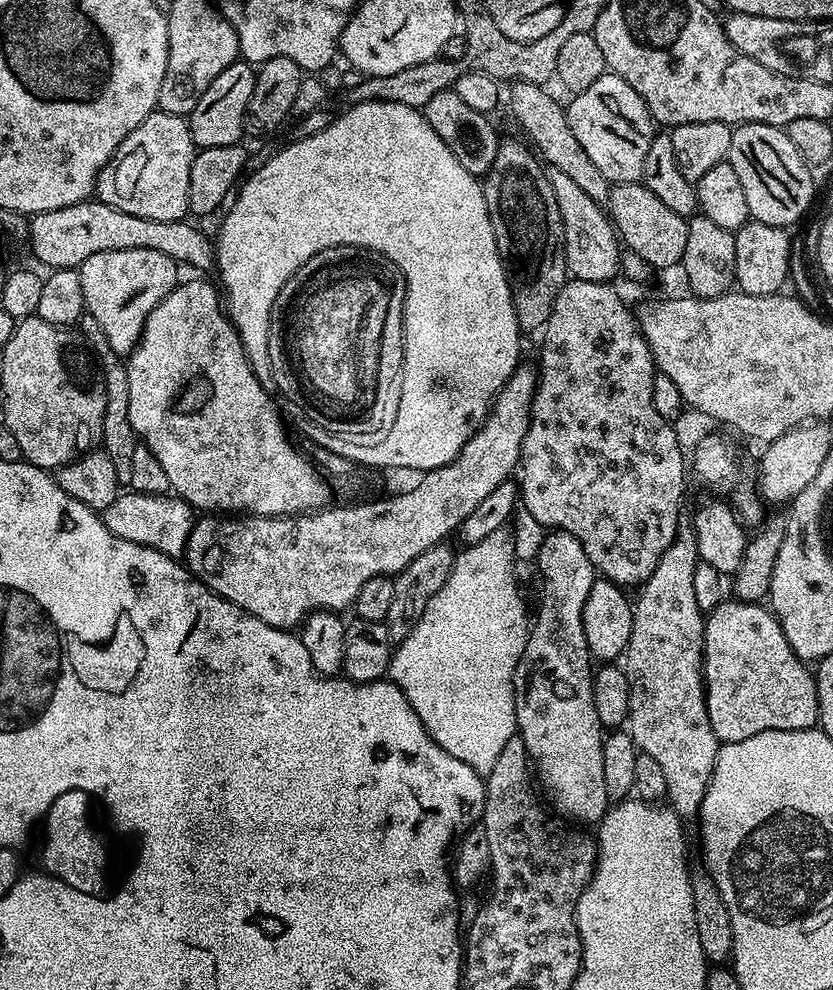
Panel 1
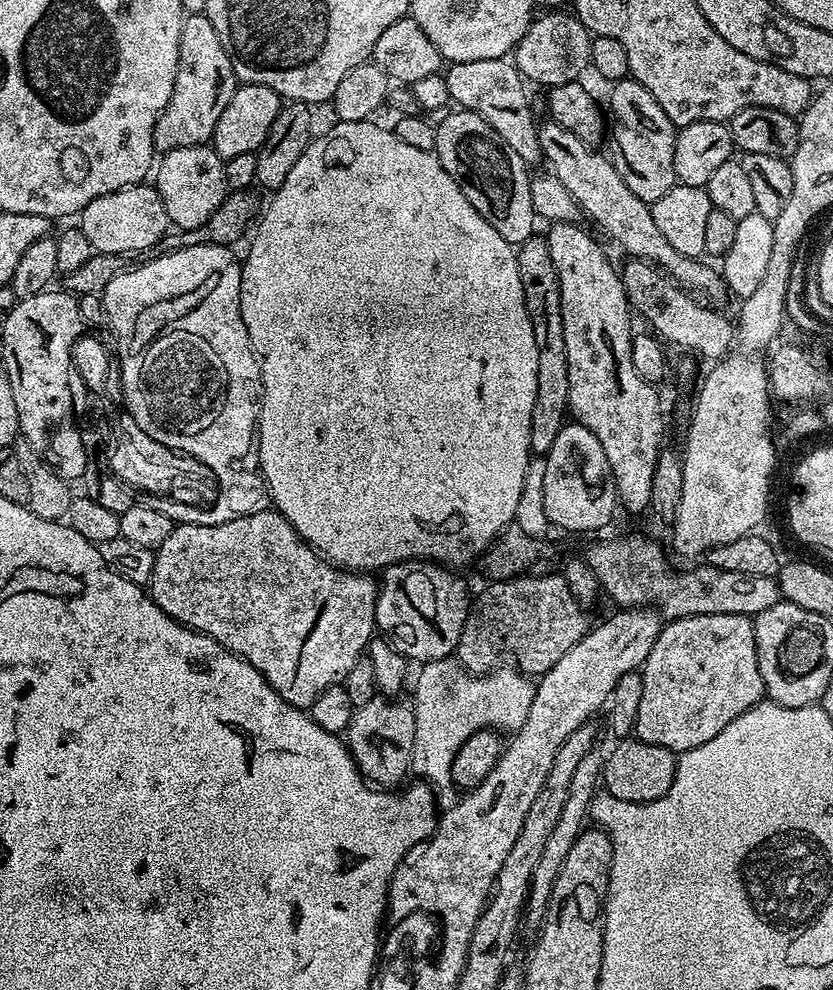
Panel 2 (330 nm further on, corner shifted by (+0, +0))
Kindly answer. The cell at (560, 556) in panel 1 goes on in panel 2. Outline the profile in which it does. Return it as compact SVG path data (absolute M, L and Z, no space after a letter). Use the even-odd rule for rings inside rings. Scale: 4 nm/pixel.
M565 422L562 430L558 430L558 438L554 438L554 446L550 446L548 455L543 459L546 462L546 482L542 482L542 504L546 506L549 525L553 529L561 528L564 532L596 532L599 528L606 527L616 508L618 512L618 497L616 484L610 478L602 442L598 442L598 438L594 438L594 434L586 430L586 426Z

